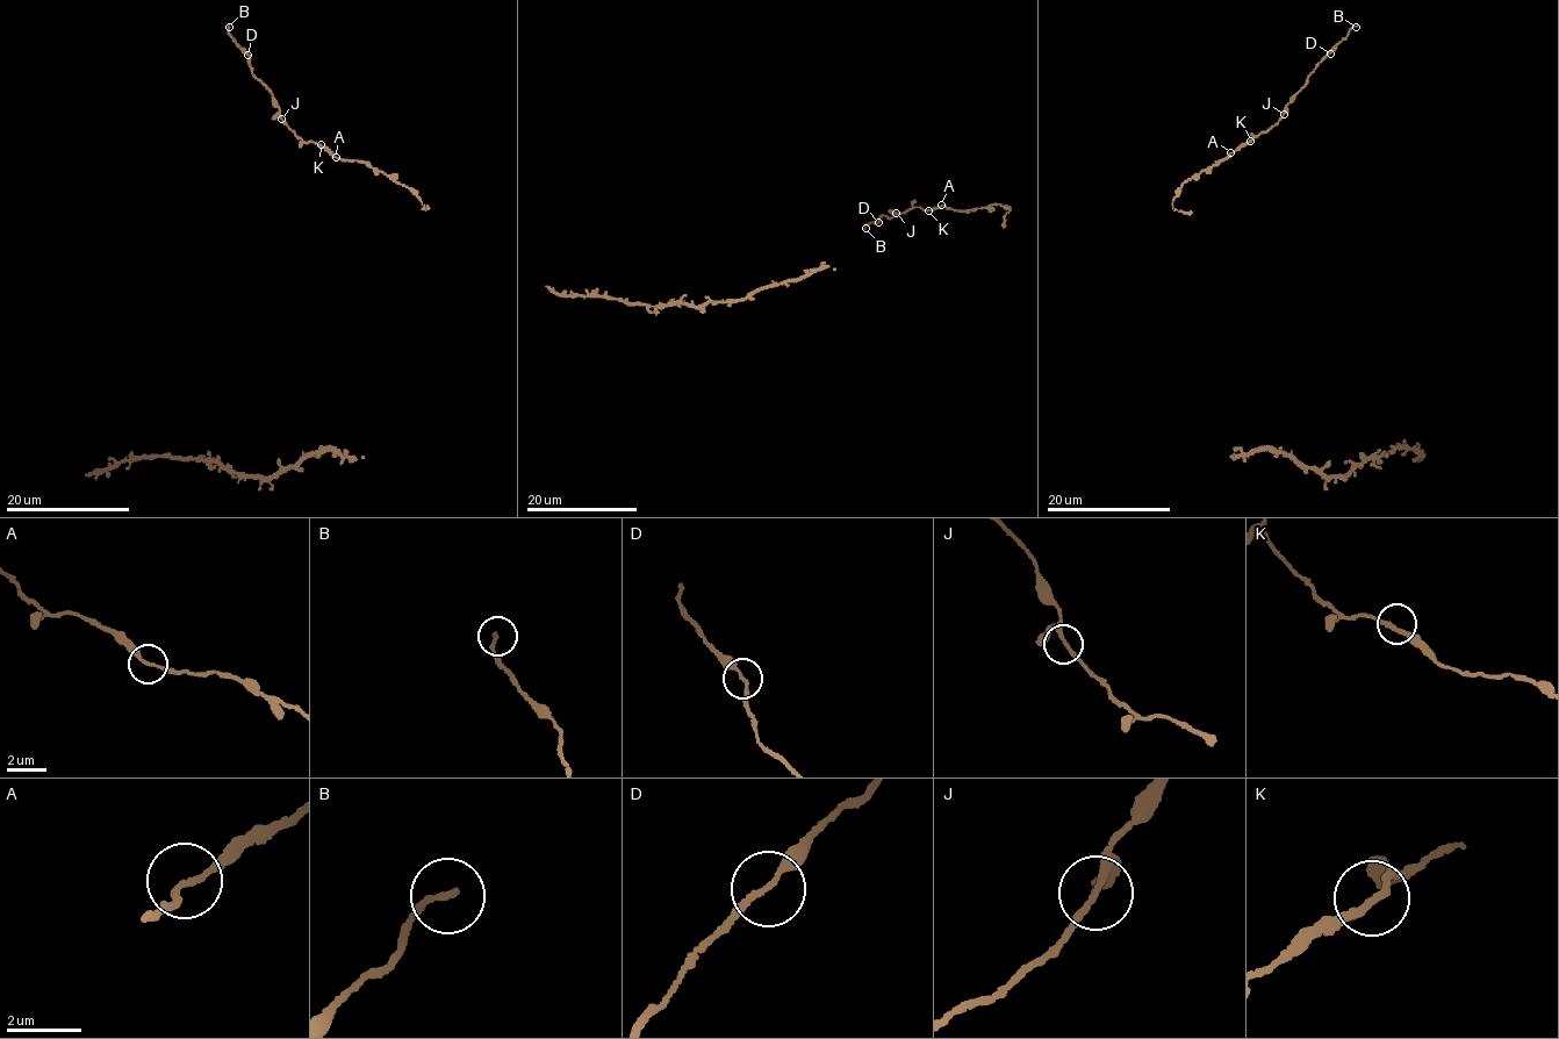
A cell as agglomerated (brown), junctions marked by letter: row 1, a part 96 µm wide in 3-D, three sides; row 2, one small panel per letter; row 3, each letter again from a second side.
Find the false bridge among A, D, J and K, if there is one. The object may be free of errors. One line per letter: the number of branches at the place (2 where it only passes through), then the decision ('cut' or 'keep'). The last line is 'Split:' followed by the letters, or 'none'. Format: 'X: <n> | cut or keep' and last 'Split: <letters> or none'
A: 2 | keep
D: 2 | cut
J: 3 | keep
K: 2 | keep
Split: D

